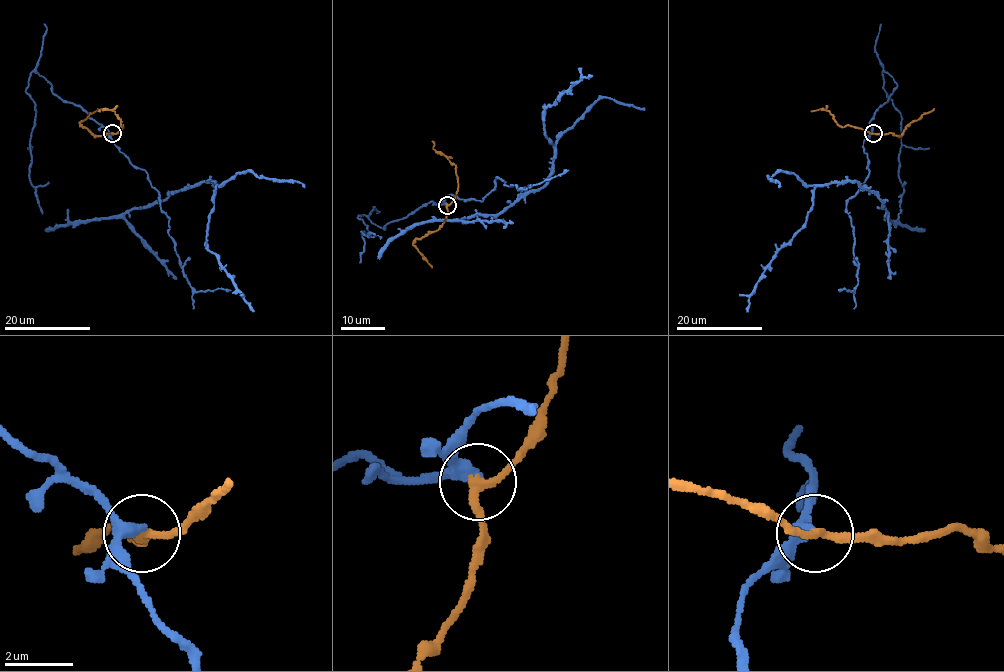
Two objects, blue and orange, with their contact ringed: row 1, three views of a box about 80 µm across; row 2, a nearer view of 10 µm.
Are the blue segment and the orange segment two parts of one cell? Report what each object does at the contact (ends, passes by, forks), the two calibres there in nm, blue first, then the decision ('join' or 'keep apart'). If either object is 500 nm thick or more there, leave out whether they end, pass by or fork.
blue passes by | orange passes by | 320/240 nm | keep apart

